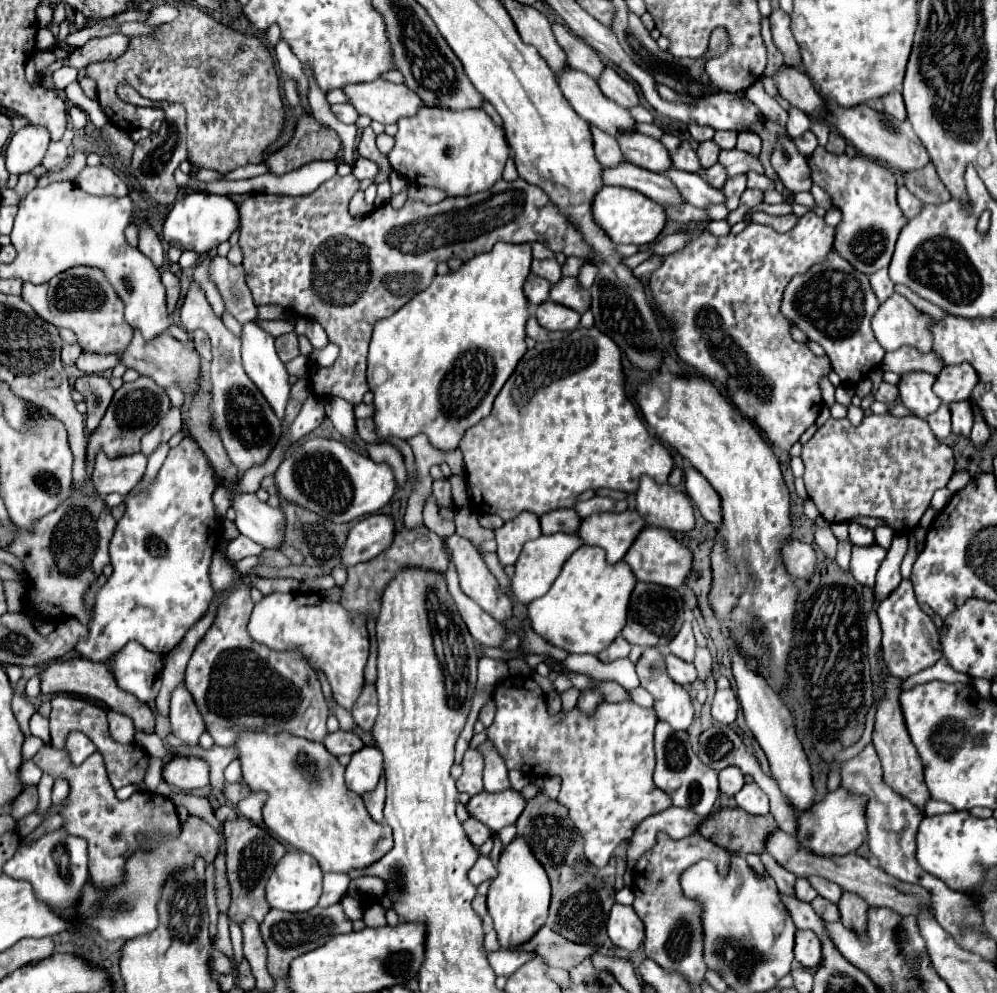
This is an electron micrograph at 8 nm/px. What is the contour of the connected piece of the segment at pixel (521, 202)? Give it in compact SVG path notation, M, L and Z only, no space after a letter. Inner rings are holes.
M334 175L330 181L322 183L314 193L310 195L300 195L300 197L290 197L290 195L266 195L266 193L252 193L248 195L242 205L240 205L240 249L242 249L242 255L244 255L244 269L246 269L246 283L252 291L252 297L254 297L254 303L256 305L268 305L268 303L276 303L276 305L282 305L284 309L292 311L292 313L300 313L304 317L310 317L310 319L318 319L318 323L326 329L328 333L328 339L330 343L336 343L340 347L340 355L336 359L336 363L332 367L316 367L312 371L312 391L314 395L318 397L326 397L326 395L336 395L336 397L342 397L350 403L360 403L364 393L368 391L368 383L366 383L366 353L368 353L368 343L370 343L370 335L372 335L372 327L378 319L382 317L390 317L394 311L398 311L402 305L406 305L414 295L418 295L420 291L424 291L434 275L436 275L436 267L438 263L446 263L450 259L462 259L462 261L468 261L472 257L476 257L478 253L484 253L484 251L490 251L494 247L494 243L498 241L504 241L504 243L532 243L532 241L538 241L538 243L544 243L548 245L552 251L564 251L564 255L576 255L576 257L592 257L594 255L594 249L582 239L582 235L566 221L566 217L550 203L548 195L540 189L540 187L534 187L530 183L526 183L524 179L516 179L516 181L504 181L500 179L498 183L494 183L488 191L482 191L482 193L476 193L476 195L470 195L470 197L454 197L454 199L444 199L436 205L426 205L426 203L410 203L406 201L406 205L402 209L392 209L390 203L384 203L382 207L378 207L374 213L370 213L368 217L364 219L352 219L350 213L348 213L348 202L353 195L359 191L359 181L353 175L347 176Z

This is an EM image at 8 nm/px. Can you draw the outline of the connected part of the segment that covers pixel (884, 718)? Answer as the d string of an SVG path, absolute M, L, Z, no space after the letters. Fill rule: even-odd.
M884 669L884 675L888 679L886 683L886 697L880 701L878 711L876 711L876 725L874 725L874 733L872 733L872 743L876 747L876 753L882 761L882 771L884 771L884 783L890 785L898 795L902 795L904 799L910 799L910 803L914 803L916 807L926 807L926 803L930 801L930 791L924 783L924 775L922 775L922 761L920 755L906 731L904 725L904 717L898 705L898 695L900 695L900 681L890 677Z

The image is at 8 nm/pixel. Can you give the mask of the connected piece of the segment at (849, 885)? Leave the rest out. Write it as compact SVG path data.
M776 829L774 833L770 833L766 837L766 853L770 853L784 869L792 871L796 877L808 877L808 875L820 875L828 881L838 883L844 891L854 891L856 895L860 895L870 907L888 907L900 915L914 915L914 911L918 911L918 907L926 907L928 911L932 911L932 893L924 887L912 885L912 883L904 883L898 881L890 875L886 875L884 871L880 871L880 867L872 865L868 859L850 853L850 855L814 855L812 851L806 851L804 847L798 845L798 839Z

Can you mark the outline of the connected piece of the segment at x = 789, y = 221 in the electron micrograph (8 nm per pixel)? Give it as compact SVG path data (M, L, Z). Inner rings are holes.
M754 213L754 215L752 215L752 219L754 219L754 221L758 221L758 223L764 223L764 225L774 227L778 233L790 231L790 229L796 225L796 221L798 221L798 217L796 217L794 213L790 213L790 215L780 215L780 217L766 215L766 213Z

